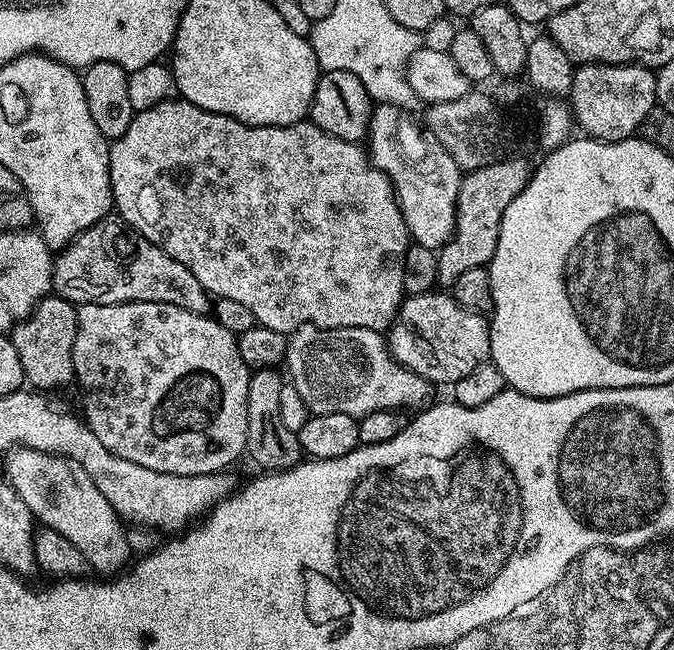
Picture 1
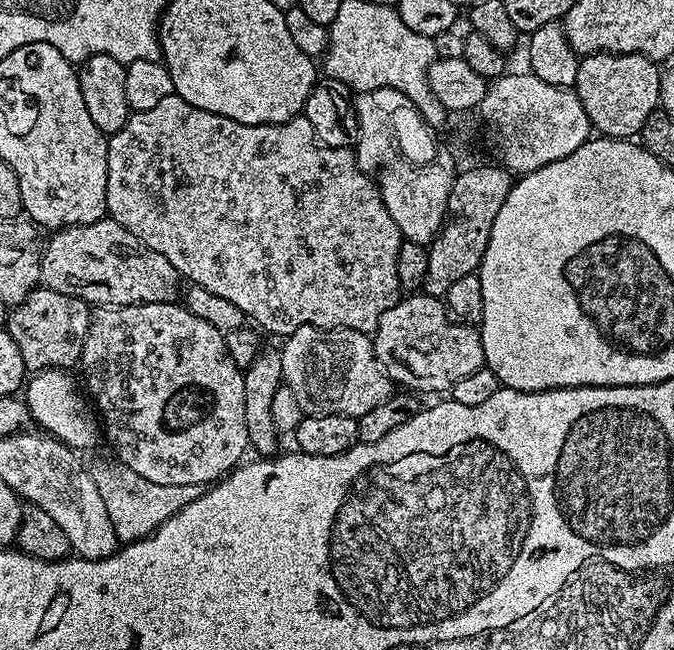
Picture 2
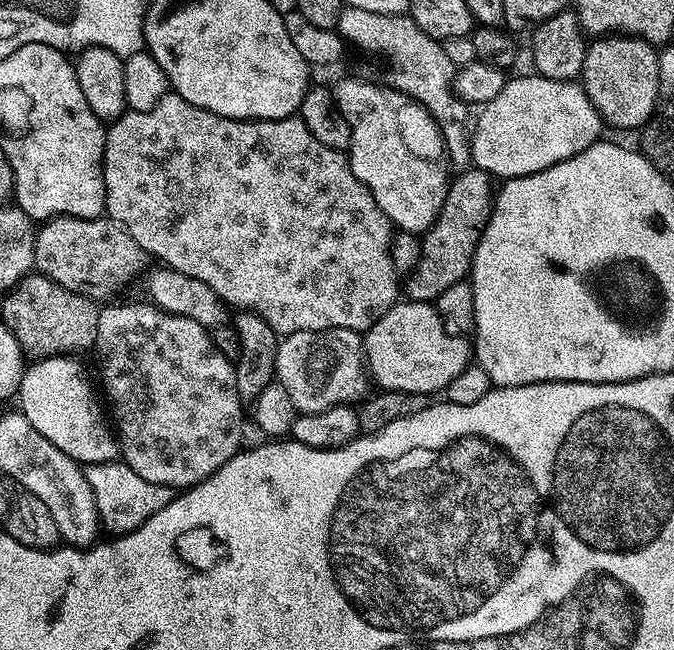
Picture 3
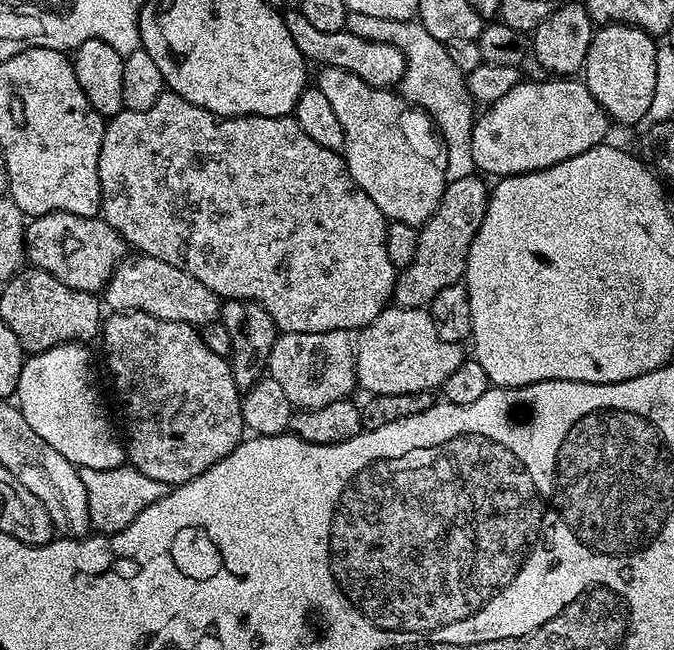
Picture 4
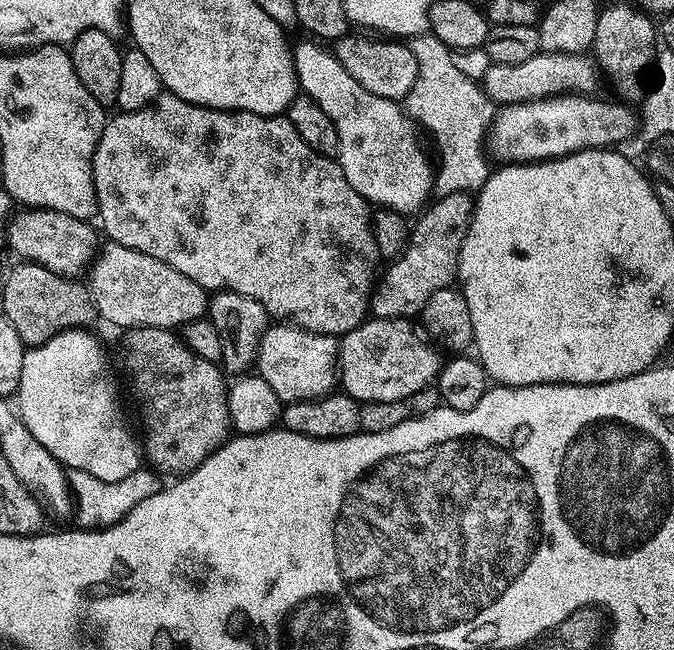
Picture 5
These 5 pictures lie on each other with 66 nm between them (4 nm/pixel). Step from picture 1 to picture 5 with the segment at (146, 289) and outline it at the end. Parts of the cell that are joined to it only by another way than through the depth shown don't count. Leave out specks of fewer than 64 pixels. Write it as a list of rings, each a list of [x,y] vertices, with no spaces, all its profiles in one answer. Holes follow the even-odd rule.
[[[29,208],[17,211],[9,219],[6,244],[20,255],[17,257],[21,261],[46,266],[46,270],[54,270],[54,274],[59,276],[80,278],[91,269],[92,261],[98,255],[97,229],[92,229],[92,226],[89,221],[62,214],[58,210]]]

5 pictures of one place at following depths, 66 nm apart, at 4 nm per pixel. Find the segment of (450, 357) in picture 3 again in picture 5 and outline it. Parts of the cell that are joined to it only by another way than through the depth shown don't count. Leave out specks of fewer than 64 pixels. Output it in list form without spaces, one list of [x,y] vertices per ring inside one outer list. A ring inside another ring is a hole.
[[[368,318],[345,336],[339,337],[340,363],[338,380],[343,391],[361,402],[394,402],[406,398],[418,390],[429,387],[440,375],[442,356],[437,345],[426,335],[415,319],[391,320],[390,318]]]

